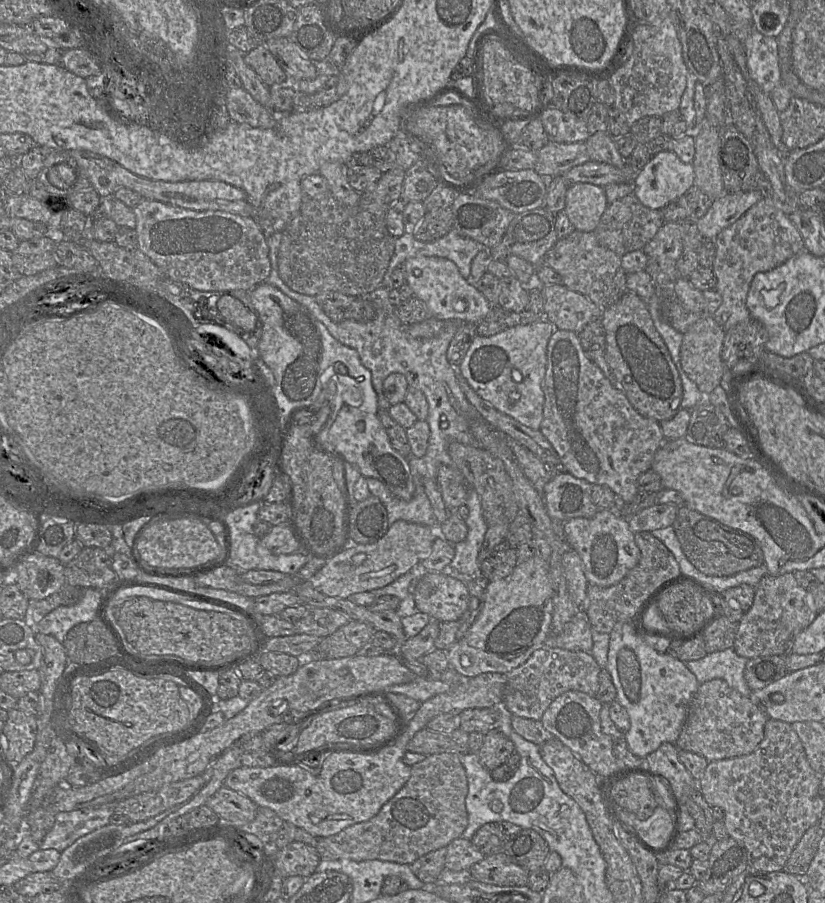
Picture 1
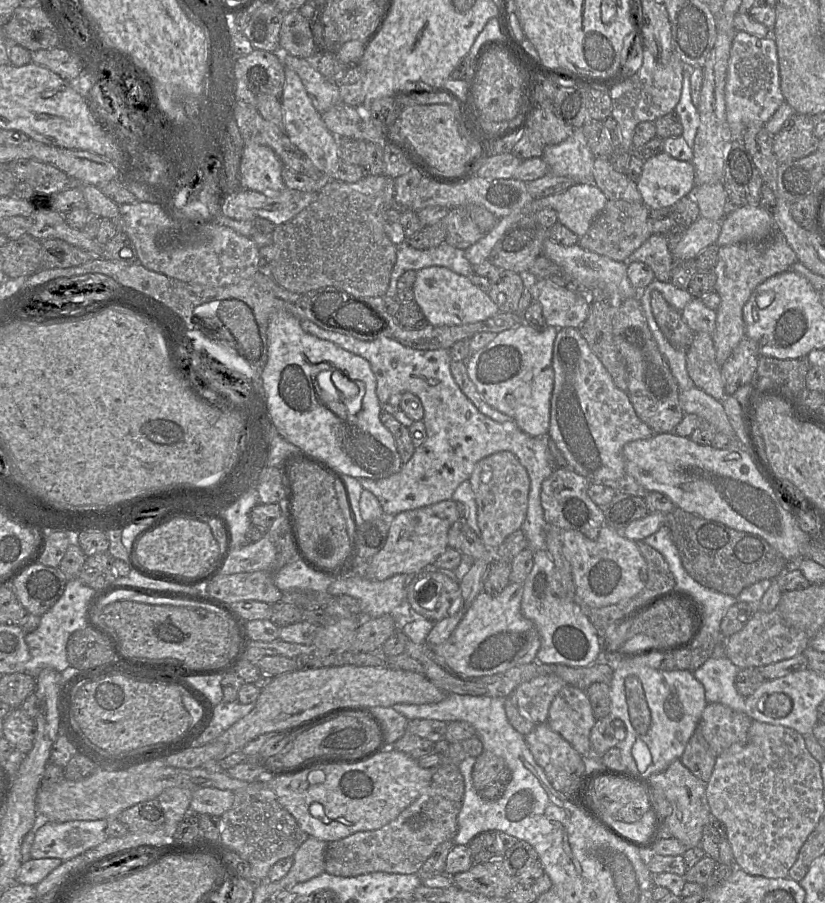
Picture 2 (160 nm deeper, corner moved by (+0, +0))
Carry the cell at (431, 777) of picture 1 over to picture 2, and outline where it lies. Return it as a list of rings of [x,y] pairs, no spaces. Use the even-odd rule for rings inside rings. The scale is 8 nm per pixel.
[[[442,759],[432,776],[431,782],[419,797],[404,809],[396,819],[377,830],[355,832],[340,840],[329,842],[325,851],[325,872],[354,877],[373,872],[417,874],[435,848],[447,840],[453,840],[458,829],[457,818],[464,796],[464,779],[458,766]]]

